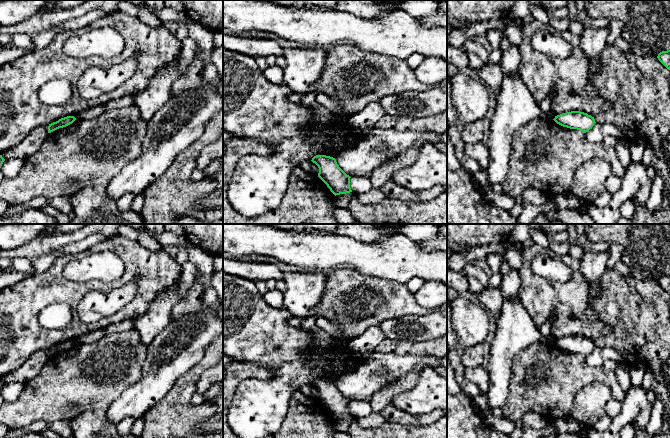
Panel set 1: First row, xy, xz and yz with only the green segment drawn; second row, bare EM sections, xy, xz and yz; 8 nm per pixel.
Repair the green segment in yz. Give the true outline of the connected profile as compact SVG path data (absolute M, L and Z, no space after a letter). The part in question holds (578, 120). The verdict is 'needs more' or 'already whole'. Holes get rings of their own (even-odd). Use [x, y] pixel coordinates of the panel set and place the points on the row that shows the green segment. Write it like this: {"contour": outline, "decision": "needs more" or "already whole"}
{"contour": "M580 111L566 112L555 116L553 120L563 127L577 129L584 133L592 129L596 123L594 117Z", "decision": "already whole"}

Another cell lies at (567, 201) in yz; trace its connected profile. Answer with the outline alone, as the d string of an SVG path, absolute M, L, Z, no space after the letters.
M563 193L551 198L559 210L577 210L583 208L583 203L572 193Z

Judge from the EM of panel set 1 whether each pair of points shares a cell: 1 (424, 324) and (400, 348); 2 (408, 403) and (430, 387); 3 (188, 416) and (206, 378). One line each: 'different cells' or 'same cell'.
1: different cells
2: same cell
3: different cells

